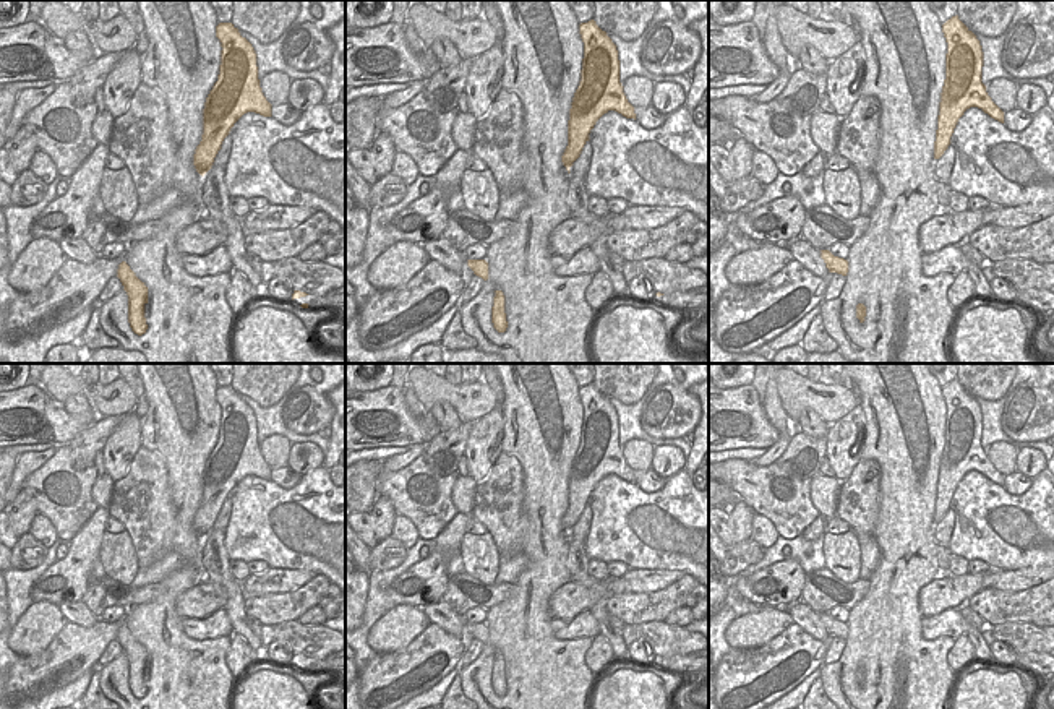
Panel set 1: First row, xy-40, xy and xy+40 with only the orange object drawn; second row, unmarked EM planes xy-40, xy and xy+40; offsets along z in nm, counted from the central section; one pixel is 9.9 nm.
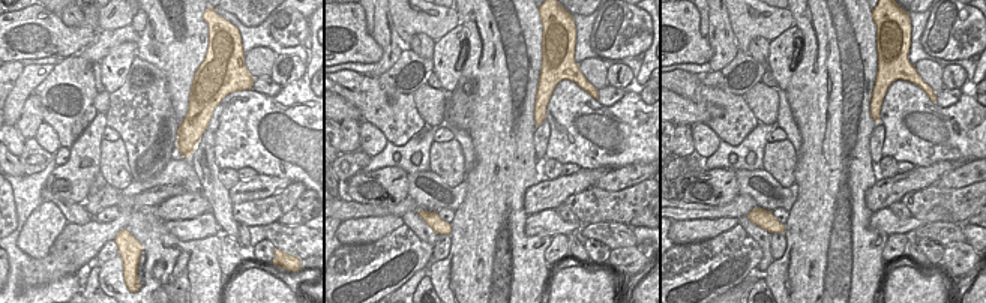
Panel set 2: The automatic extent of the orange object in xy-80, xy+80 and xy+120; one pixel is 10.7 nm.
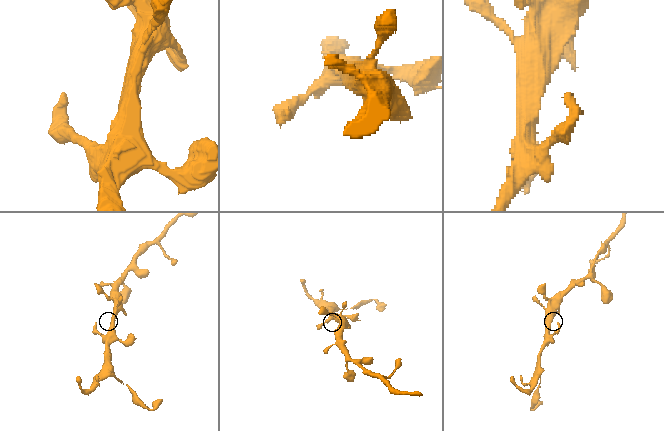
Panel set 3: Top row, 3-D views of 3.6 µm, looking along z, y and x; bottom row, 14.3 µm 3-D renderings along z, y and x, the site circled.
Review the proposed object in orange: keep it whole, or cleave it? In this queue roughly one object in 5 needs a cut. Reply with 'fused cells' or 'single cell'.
single cell

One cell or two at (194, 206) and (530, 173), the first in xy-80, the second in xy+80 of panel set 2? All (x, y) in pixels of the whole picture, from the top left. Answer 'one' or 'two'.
two

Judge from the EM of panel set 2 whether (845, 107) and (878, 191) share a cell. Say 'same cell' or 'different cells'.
different cells

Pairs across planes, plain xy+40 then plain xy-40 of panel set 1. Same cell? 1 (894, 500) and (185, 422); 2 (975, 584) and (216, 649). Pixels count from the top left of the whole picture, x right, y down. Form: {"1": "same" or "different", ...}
{"1": "same", "2": "different"}

